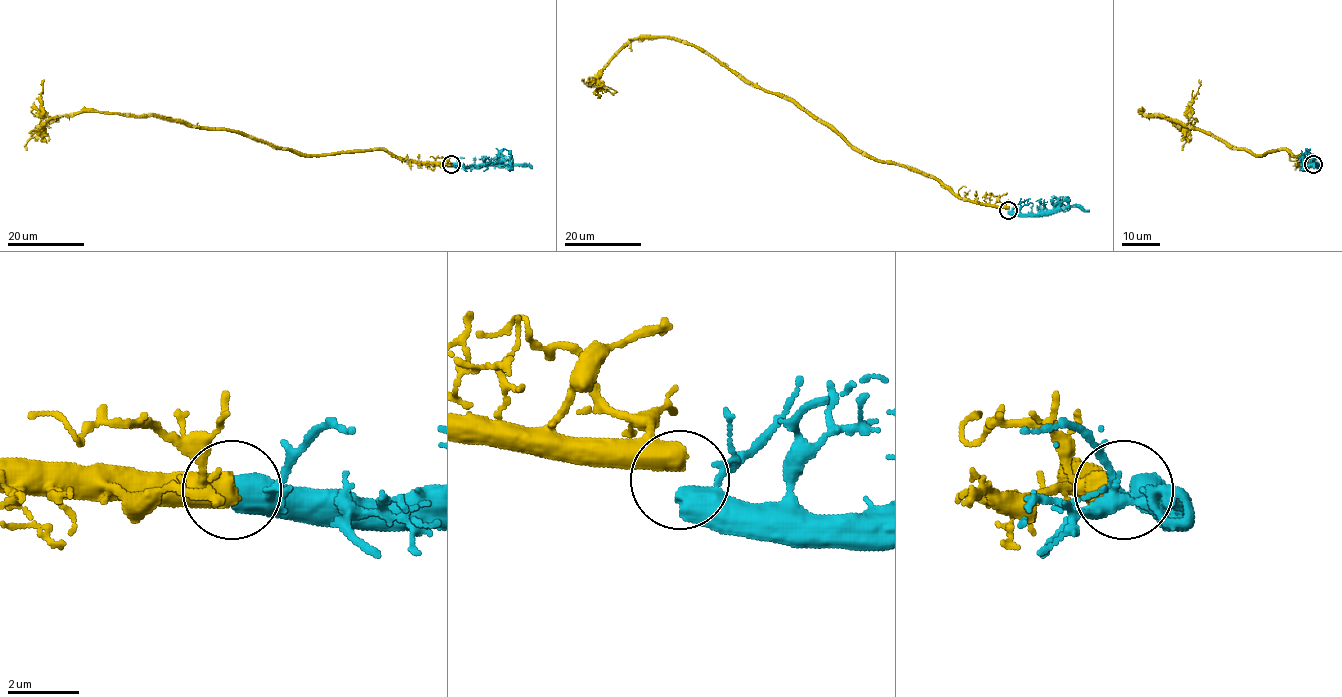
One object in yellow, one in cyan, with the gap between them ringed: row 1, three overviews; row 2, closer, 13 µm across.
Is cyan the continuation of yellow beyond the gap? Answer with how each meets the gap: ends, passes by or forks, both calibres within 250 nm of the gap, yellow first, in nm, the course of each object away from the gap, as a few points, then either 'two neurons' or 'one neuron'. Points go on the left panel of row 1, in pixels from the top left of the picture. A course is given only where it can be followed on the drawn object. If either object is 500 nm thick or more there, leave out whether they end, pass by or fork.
700/480 nm | yellow via (451, 165), (419, 164), (383, 150), (300, 154), (233, 131), (152, 116), (75, 112), (39, 125), (44, 79) | cyan via (451, 165), (525, 165), (532, 168) | one neuron

